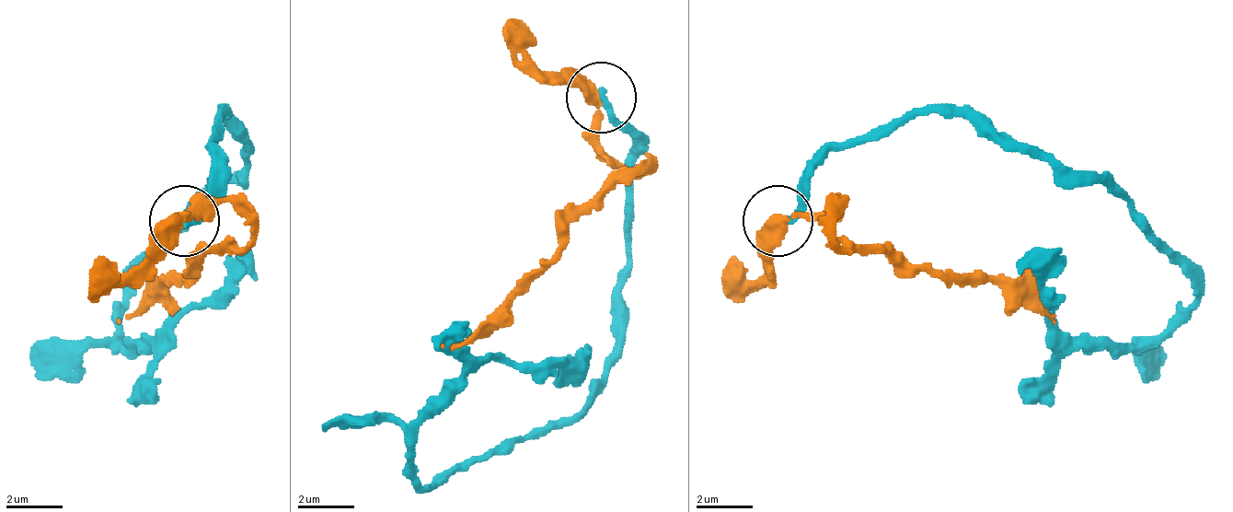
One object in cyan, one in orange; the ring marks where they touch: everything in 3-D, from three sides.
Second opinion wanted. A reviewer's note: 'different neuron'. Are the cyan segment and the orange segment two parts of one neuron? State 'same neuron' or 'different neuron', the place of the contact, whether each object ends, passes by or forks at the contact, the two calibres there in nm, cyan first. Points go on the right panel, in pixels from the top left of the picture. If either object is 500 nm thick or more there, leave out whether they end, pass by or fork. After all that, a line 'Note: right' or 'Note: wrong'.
different neuron; place (777, 220); cyan ends; orange passes by; calibres 300 and 360 nm
Note: right

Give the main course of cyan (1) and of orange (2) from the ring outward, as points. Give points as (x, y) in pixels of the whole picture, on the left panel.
1: (187, 222), (205, 208), (223, 110), (249, 158), (195, 201), (127, 299), (123, 342), (158, 342), (252, 257)
2: (179, 222), (225, 201), (252, 222), (243, 250), (210, 250), (194, 272), (169, 272), (117, 320)

